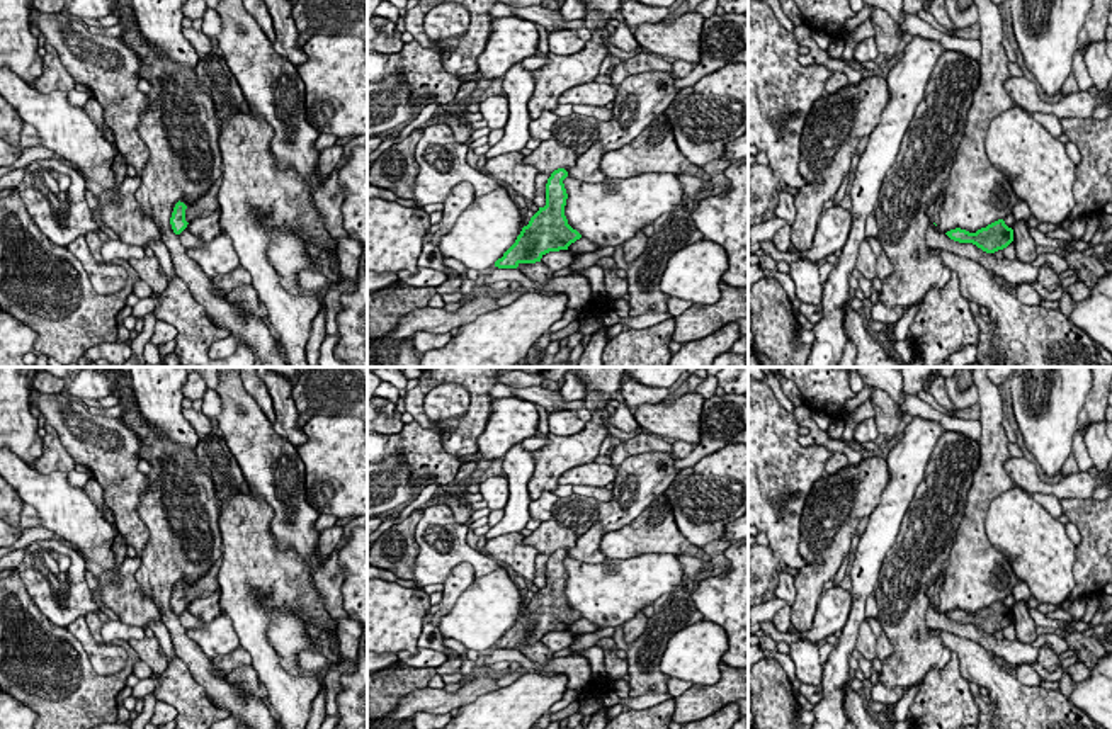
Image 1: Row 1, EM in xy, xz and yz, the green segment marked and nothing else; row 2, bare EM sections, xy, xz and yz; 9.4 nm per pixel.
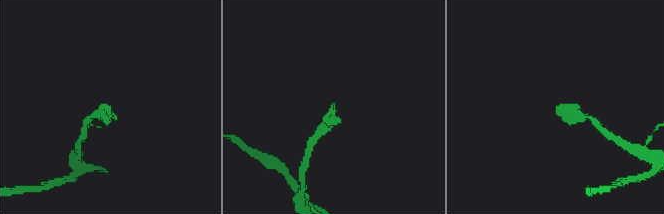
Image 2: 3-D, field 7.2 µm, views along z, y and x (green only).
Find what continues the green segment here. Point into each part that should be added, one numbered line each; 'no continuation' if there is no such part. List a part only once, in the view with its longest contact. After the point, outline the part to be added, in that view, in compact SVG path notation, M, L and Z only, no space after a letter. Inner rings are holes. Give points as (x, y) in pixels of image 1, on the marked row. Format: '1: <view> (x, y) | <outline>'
1: xy (208, 204) | M221 177L213 184L213 187L206 195L187 206L185 209L187 223L190 223L196 218L206 218L219 211L219 201L218 201L219 187L221 187Z

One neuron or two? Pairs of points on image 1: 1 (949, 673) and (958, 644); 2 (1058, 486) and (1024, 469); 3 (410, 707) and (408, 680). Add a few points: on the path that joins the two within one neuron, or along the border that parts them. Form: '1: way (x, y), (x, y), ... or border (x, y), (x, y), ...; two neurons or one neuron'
1: border (951, 651), (958, 658), (959, 673), (968, 682); two neurons
2: way (1049, 486), (1041, 486), (1032, 478); one neuron
3: border (427, 687), (408, 692), (393, 711); two neurons

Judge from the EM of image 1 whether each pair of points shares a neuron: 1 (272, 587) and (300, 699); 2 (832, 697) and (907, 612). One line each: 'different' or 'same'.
1: same
2: different

